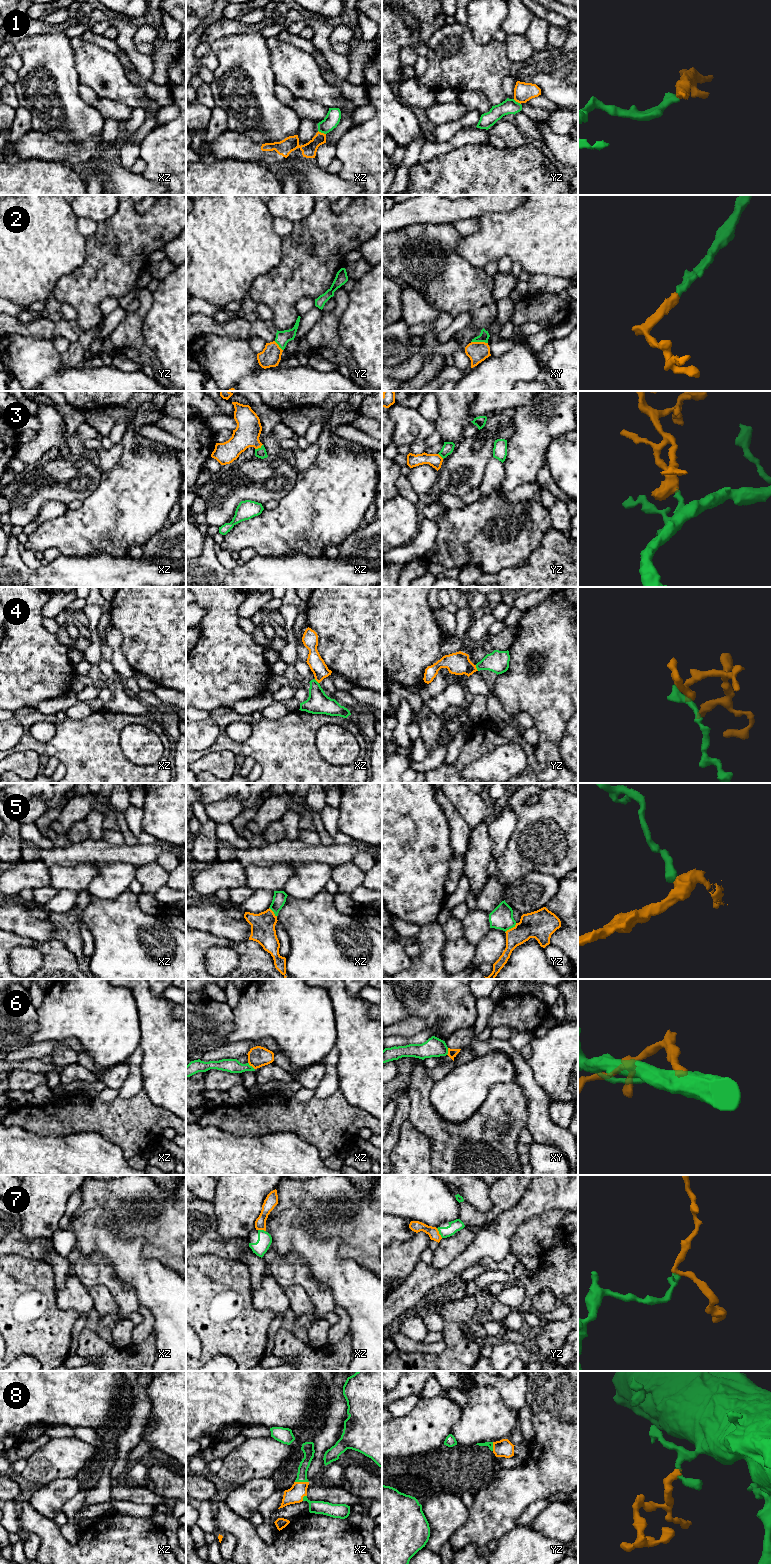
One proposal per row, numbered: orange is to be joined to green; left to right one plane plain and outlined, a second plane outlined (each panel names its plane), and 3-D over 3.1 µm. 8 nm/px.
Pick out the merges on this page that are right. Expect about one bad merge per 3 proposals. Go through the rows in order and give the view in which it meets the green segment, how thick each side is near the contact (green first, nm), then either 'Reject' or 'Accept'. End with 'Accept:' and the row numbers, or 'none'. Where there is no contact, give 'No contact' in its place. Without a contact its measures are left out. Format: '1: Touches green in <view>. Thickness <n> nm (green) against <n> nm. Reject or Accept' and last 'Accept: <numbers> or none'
1: Touches green in xz. Thickness 120 nm (green) against 120 nm. Reject
2: Touches green in xy. Thickness 80 nm (green) against 160 nm. Accept
3: Touches green in xz. Thickness 80 nm (green) against 200 nm. Accept
4: Touches green in yz. Thickness 180 nm (green) against 180 nm. Reject
5: Touches green in yz. Thickness 180 nm (green) against 240 nm. Reject
6: Touches green in xz. Thickness 110 nm (green) against 170 nm. Reject
7: Touches green in yz. Thickness 90 nm (green) against 90 nm. Reject
8: Touches green in xz. Thickness 90 nm (green) against 140 nm. Accept
Accept: 2, 3, 8

